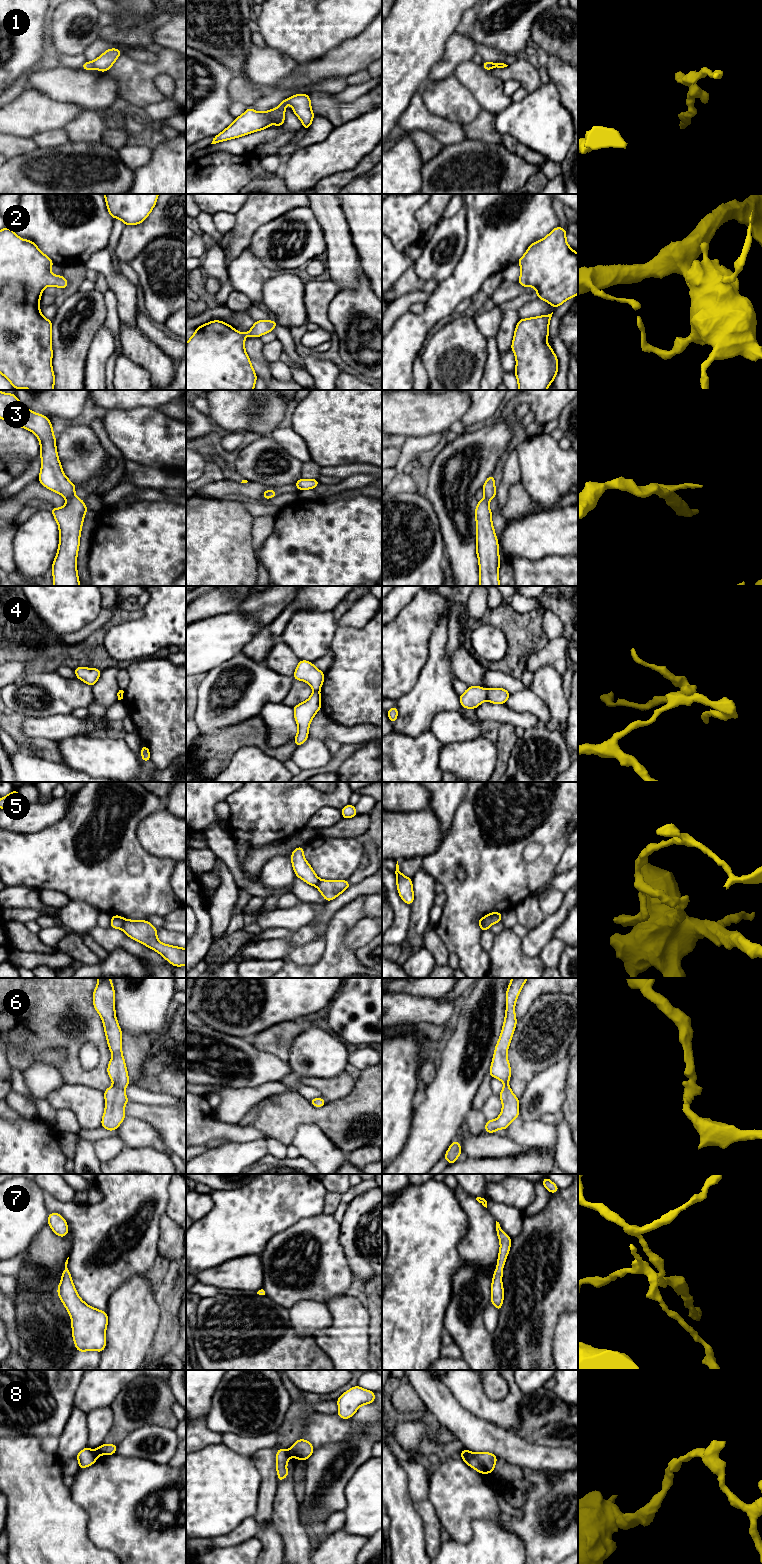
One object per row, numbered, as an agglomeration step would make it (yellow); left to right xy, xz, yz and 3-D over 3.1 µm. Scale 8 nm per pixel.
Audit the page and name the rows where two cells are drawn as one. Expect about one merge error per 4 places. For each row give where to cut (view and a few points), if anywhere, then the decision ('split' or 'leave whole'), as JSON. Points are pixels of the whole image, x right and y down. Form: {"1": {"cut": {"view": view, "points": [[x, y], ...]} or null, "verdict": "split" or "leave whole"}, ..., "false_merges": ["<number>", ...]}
{"1": {"cut": null, "verdict": "leave whole"}, "2": {"cut": null, "verdict": "leave whole"}, "3": {"cut": null, "verdict": "leave whole"}, "4": {"cut": {"view": "yz", "points": [[486, 690], [487, 699]]}, "verdict": "split"}, "5": {"cut": {"view": "xy", "points": [[123, 918], [123, 924], [120, 928]]}, "verdict": "split"}, "6": {"cut": null, "verdict": "leave whole"}, "7": {"cut": null, "verdict": "leave whole"}, "8": {"cut": {"view": "xy", "points": [[94, 1450], [99, 1454]]}, "verdict": "split"}, "false_merges": ["4", "5", "8"]}

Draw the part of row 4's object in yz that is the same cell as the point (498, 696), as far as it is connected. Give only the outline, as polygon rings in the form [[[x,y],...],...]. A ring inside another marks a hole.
[[[490,688],[487,690],[487,700],[494,704],[505,704],[511,694],[503,688]]]

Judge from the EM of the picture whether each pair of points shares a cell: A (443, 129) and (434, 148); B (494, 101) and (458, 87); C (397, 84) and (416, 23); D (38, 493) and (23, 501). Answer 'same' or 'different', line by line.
A: different
B: same
C: same
D: same

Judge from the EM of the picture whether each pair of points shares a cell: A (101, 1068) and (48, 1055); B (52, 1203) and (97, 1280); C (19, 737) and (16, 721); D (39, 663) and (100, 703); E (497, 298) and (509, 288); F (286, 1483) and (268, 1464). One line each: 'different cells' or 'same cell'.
A: different cells
B: same cell
C: same cell
D: different cells
E: same cell
F: different cells

